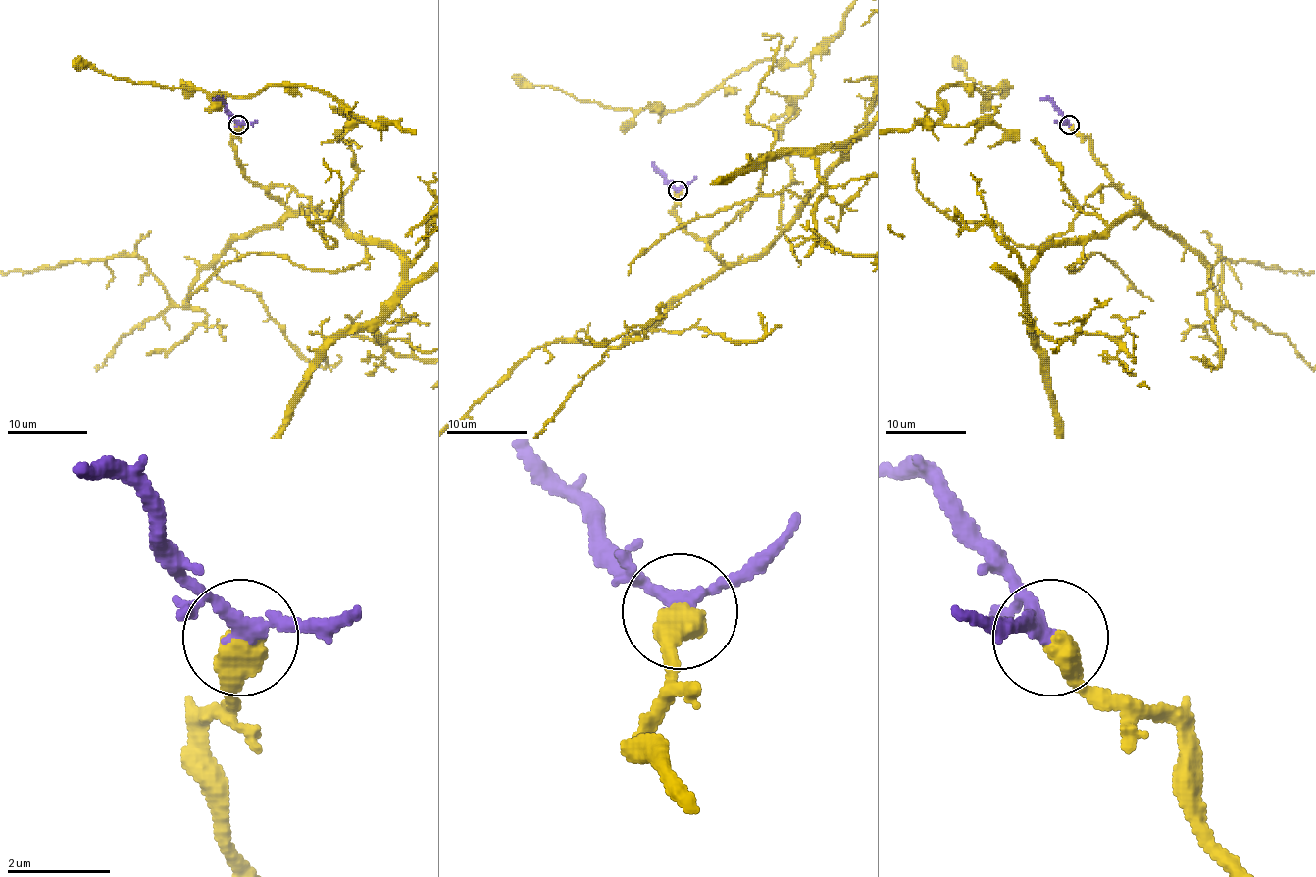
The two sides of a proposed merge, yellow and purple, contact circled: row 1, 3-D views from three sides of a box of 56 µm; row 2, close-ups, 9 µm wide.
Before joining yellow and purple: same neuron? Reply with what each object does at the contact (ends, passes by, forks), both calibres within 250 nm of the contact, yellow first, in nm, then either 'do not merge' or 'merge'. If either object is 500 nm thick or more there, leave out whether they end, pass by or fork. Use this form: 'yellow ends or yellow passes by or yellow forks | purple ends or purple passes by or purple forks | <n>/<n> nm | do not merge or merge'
600/240 nm | merge

